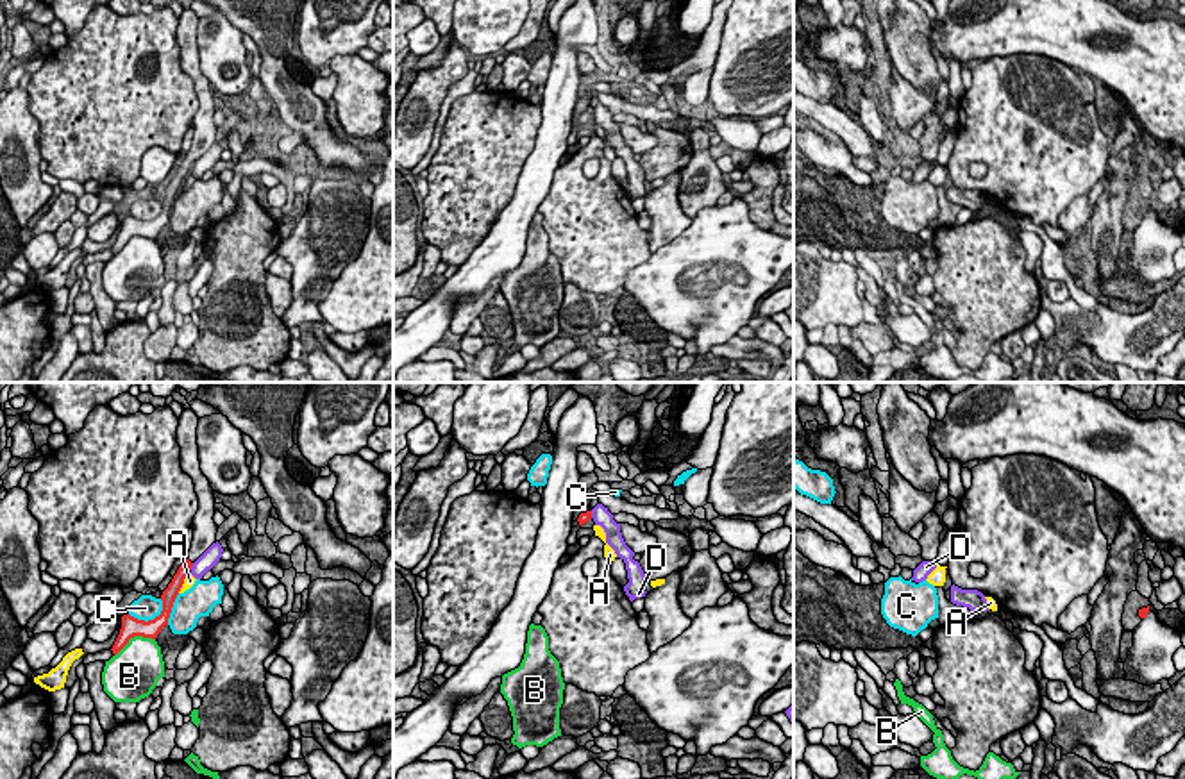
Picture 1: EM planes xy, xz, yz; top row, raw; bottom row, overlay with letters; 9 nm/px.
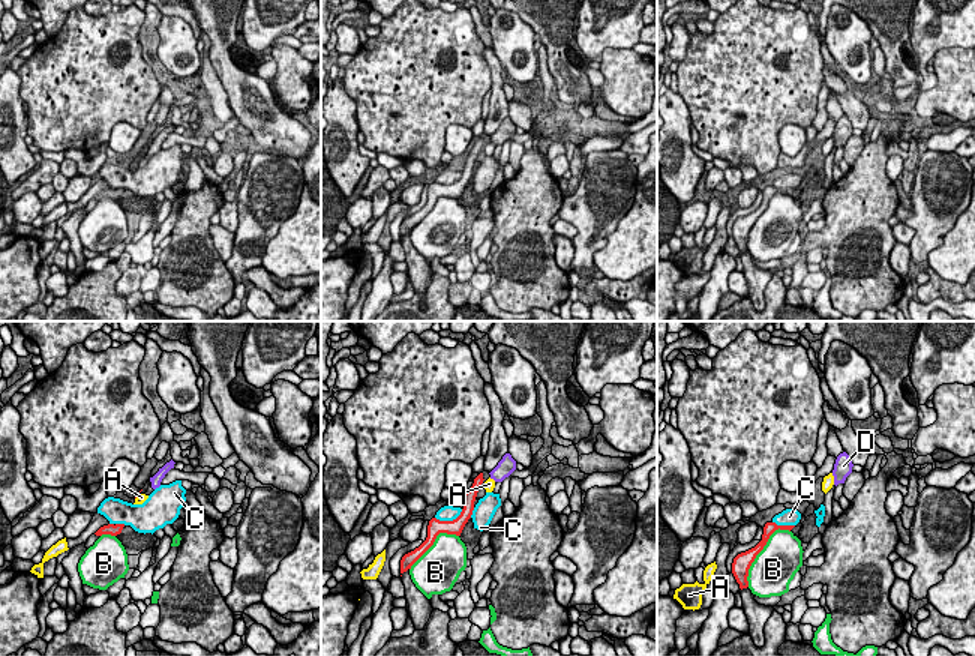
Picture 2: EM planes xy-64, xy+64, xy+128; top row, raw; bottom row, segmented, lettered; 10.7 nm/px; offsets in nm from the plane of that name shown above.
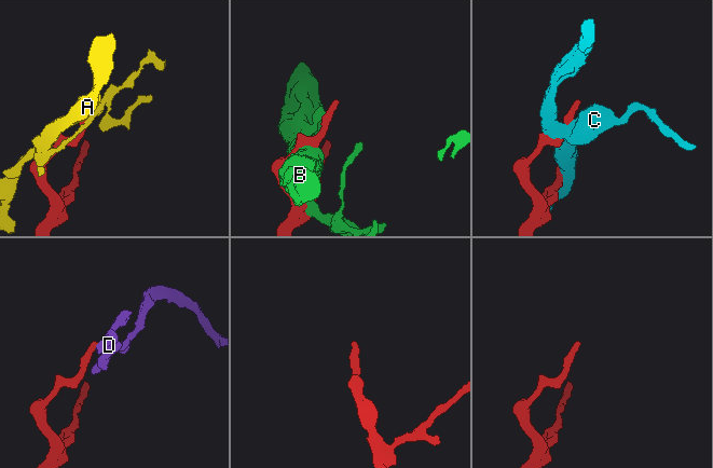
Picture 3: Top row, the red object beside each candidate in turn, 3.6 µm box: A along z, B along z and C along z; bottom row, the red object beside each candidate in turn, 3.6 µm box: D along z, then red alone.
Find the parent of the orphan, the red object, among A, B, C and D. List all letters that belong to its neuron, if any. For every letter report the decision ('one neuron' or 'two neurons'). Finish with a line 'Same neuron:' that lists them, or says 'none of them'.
A: two neurons
B: two neurons
C: two neurons
D: two neurons
Same neuron: none of them

